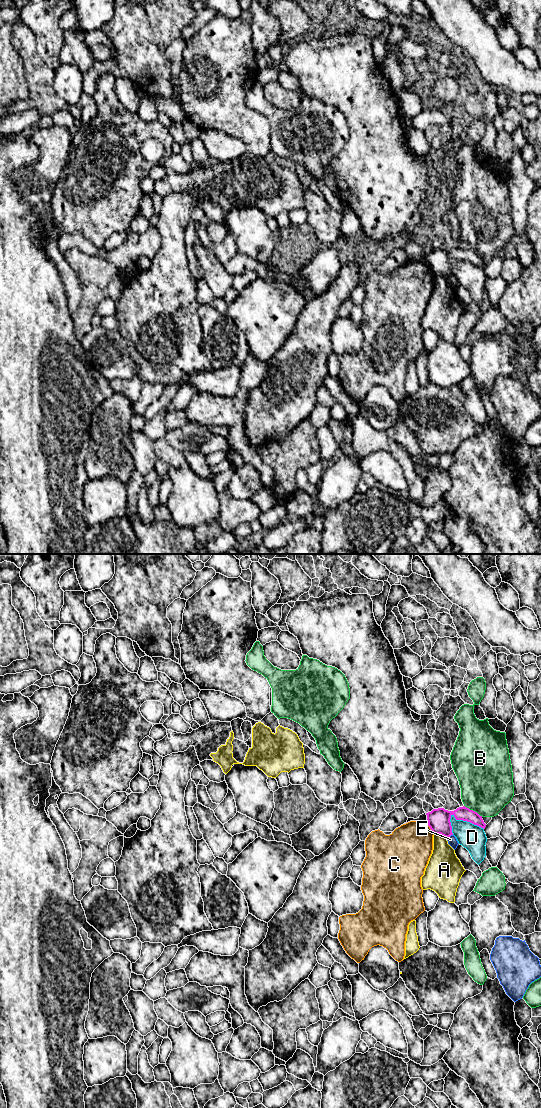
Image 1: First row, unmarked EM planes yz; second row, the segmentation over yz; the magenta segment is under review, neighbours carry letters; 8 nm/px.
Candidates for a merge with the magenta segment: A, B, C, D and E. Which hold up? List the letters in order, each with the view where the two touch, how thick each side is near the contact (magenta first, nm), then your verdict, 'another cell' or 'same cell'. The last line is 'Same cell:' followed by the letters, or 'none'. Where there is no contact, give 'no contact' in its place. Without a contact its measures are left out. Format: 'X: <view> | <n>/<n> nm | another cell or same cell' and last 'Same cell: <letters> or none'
A: yz | 180/240 nm | another cell
B: yz | 130/420 nm | another cell
C: yz | 180/360 nm | another cell
D: yz | 180/200 nm | another cell
E: yz | 180/80 nm | another cell
Same cell: none

